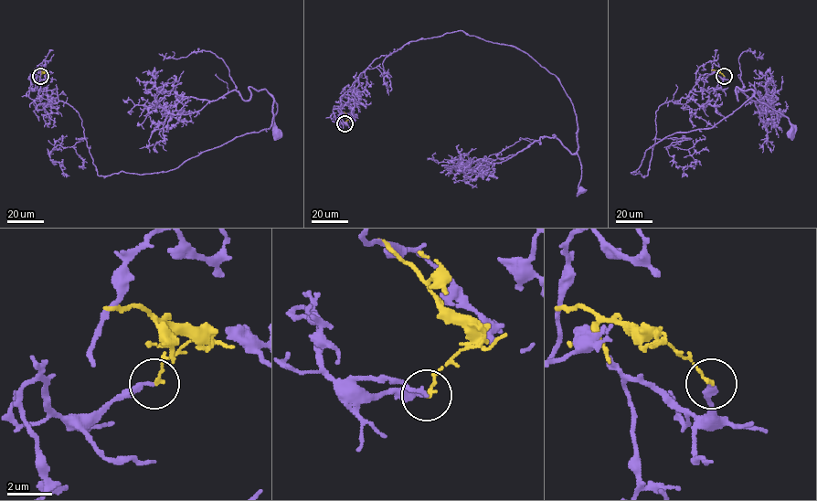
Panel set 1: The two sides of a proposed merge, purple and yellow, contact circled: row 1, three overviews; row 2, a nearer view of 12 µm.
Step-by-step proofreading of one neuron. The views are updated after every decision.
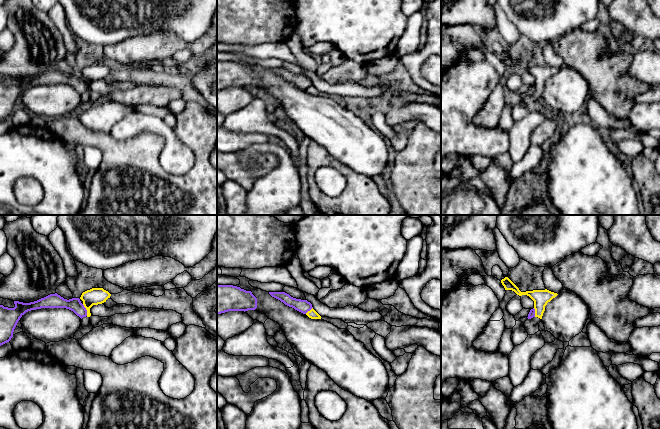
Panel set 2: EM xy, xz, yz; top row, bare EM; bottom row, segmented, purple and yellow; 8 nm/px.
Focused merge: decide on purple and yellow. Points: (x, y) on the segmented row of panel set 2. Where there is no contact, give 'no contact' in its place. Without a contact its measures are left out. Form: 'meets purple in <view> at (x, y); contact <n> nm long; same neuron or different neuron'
meets purple in xy at (86, 310); contact 100 nm long; different neuron

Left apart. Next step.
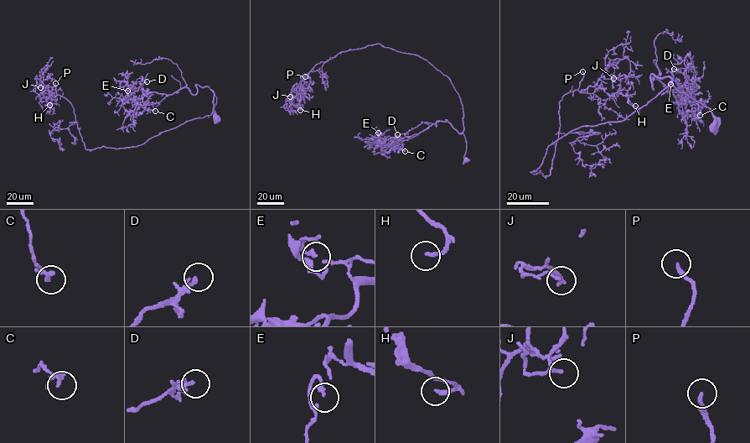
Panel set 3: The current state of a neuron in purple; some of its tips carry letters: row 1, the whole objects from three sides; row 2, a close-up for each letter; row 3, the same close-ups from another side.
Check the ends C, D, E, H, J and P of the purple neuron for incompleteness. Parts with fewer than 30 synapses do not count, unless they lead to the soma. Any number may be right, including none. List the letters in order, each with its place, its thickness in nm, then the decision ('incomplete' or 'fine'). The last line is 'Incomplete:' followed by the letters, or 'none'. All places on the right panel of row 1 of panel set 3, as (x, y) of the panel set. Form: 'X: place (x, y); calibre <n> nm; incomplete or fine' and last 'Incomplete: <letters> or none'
C: place (700, 115); calibre 170 nm; fine
D: place (674, 69); calibre 240 nm; fine
E: place (670, 84); calibre 190 nm; fine
H: place (635, 106); calibre 180 nm; fine
J: place (613, 78); calibre 160 nm; fine
P: place (582, 71); calibre 180 nm; incomplete
Incomplete: P

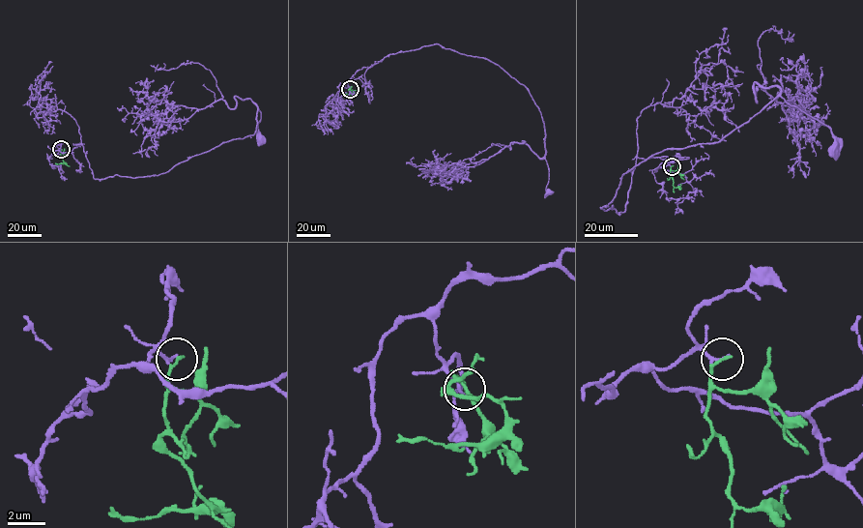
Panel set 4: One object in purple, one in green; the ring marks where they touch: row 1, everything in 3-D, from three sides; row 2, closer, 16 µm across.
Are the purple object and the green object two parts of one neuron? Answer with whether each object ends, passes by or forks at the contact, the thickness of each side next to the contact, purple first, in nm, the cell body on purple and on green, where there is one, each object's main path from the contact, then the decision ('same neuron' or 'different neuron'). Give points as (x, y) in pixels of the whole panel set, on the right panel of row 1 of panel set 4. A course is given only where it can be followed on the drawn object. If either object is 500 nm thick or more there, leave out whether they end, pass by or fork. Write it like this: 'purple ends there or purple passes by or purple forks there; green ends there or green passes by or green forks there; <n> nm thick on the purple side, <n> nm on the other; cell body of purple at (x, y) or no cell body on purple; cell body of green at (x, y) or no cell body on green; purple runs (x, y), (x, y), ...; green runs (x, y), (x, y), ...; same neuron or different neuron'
purple ends there; green ends there; 170 nm thick on the purple side, 170 nm on the other; cell body of purple at (834, 152); no cell body on green; purple runs (672, 165), (637, 158), (626, 209), (600, 207), (778, 96), (835, 152); green runs (672, 165), (670, 174), (673, 185), (678, 187); same neuron

